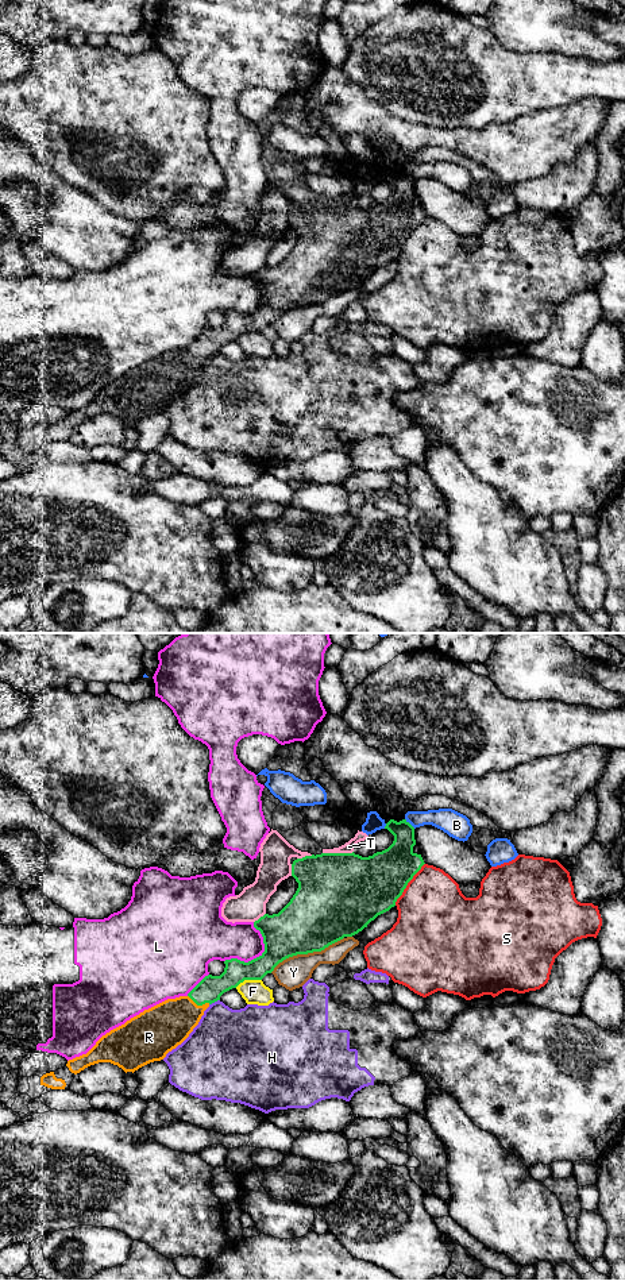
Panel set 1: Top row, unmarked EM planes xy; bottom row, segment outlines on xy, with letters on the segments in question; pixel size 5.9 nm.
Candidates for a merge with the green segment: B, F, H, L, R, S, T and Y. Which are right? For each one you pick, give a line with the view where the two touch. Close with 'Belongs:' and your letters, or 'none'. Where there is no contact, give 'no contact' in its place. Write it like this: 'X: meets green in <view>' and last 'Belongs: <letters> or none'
R: meets green in xy
Belongs: R

